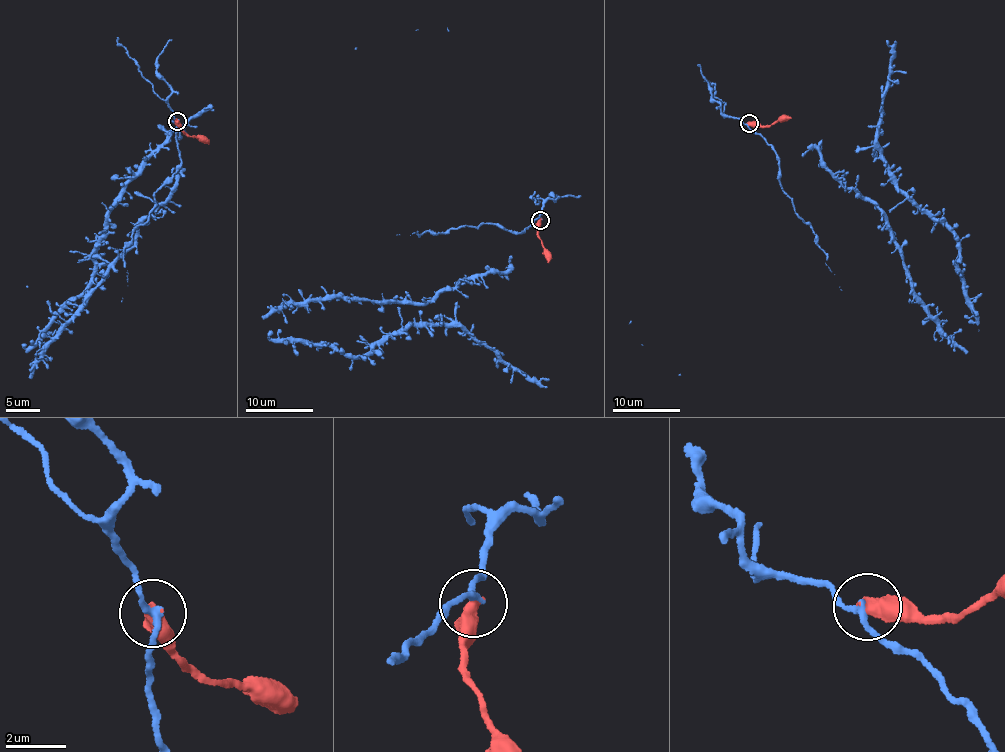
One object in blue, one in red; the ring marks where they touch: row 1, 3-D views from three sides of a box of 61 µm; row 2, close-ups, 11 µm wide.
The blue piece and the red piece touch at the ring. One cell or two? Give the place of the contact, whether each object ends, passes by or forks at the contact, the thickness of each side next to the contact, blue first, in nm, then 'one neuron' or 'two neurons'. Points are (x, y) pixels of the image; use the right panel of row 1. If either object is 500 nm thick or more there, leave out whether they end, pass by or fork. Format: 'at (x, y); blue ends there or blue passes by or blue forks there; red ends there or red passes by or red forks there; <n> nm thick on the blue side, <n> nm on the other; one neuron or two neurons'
at (749, 123); 240 nm thick on the blue side, 550 nm on the other; two neurons

